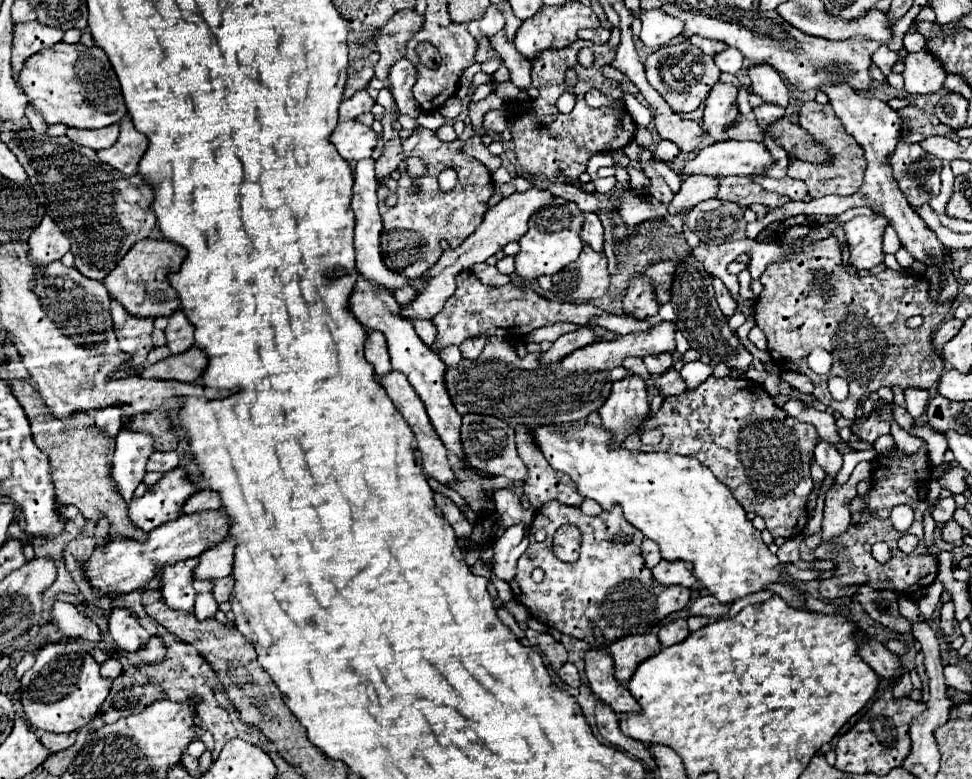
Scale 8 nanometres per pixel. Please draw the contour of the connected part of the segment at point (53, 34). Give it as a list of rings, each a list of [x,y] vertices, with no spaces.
[[[40,22],[20,24],[20,30],[14,30],[14,50],[12,50],[14,80],[18,80],[18,74],[24,66],[24,62],[32,54],[62,42],[62,36],[64,36],[64,30],[54,28],[54,26],[46,26],[46,24],[40,24]]]

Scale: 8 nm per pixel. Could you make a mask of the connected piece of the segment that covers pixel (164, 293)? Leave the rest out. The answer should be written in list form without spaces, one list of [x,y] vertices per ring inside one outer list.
[[[140,240],[134,244],[134,248],[122,258],[122,264],[106,276],[104,286],[108,288],[110,296],[114,300],[120,300],[120,304],[134,316],[170,316],[180,308],[180,298],[176,290],[168,282],[170,272],[178,272],[182,260],[186,258],[186,250],[180,244],[168,242],[168,240]]]

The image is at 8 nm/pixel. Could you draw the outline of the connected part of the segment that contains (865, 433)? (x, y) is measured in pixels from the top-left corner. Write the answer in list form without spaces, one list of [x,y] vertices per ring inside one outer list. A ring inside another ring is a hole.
[[[882,404],[878,412],[872,412],[868,420],[852,426],[852,434],[856,434],[862,442],[872,444],[876,438],[890,434],[890,420],[892,420],[892,406]]]

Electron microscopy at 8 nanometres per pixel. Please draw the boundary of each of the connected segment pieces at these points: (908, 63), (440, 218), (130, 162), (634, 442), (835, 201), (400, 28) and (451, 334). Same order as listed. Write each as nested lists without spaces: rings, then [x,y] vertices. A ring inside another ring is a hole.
[[[921,50],[904,56],[906,70],[902,72],[908,94],[928,94],[942,88],[946,72],[942,72],[940,61],[928,51]]]
[[[416,128],[408,140],[402,140],[404,156],[422,158],[428,166],[428,172],[422,178],[410,178],[406,172],[406,162],[402,162],[398,166],[398,204],[388,208],[382,202],[380,214],[384,228],[380,236],[380,250],[386,268],[400,272],[406,278],[420,278],[442,256],[442,242],[448,242],[452,248],[460,246],[482,224],[482,218],[488,210],[488,200],[492,196],[492,174],[482,162],[460,152],[460,146],[462,140],[446,144],[436,136],[436,132],[426,128]],[[446,168],[454,168],[460,174],[460,182],[450,192],[442,192],[438,186],[438,174]],[[412,186],[418,186],[416,196],[410,192]]]
[[[124,116],[120,120],[120,138],[114,146],[110,146],[108,150],[98,150],[98,156],[102,162],[110,164],[112,168],[120,170],[122,174],[138,174],[138,162],[144,156],[148,148],[148,138],[144,134],[140,134],[130,116]]]
[[[710,376],[702,382],[696,390],[686,390],[678,396],[664,398],[662,408],[650,420],[644,420],[636,432],[624,438],[624,446],[628,450],[662,450],[662,452],[678,452],[682,456],[694,456],[702,464],[706,464],[714,476],[726,484],[732,496],[742,504],[746,512],[754,512],[756,516],[764,518],[766,530],[776,538],[794,538],[804,532],[808,524],[808,510],[806,500],[814,490],[814,480],[810,478],[810,460],[818,440],[818,432],[812,424],[798,422],[796,418],[788,416],[782,408],[778,408],[772,396],[764,390],[762,384],[752,382],[748,378],[714,378]],[[642,430],[662,430],[664,438],[658,446],[644,446],[640,442]]]
[[[846,82],[840,84],[824,84],[822,92],[826,92],[826,96],[830,98],[830,104],[836,112],[836,116],[842,120],[846,132],[864,148],[864,156],[866,156],[866,174],[864,174],[864,184],[862,188],[852,194],[852,196],[826,196],[826,198],[818,198],[812,202],[788,202],[782,207],[771,209],[770,212],[762,219],[748,223],[746,226],[746,236],[755,239],[769,224],[779,221],[782,222],[787,218],[794,217],[798,214],[824,214],[824,216],[838,216],[842,212],[846,212],[848,208],[856,208],[856,206],[868,206],[874,212],[882,212],[892,228],[896,230],[902,246],[920,262],[926,262],[928,254],[936,256],[936,268],[942,268],[942,256],[944,256],[944,246],[942,242],[926,228],[926,224],[922,222],[922,218],[910,208],[908,200],[904,198],[904,194],[900,192],[896,178],[892,176],[892,168],[890,168],[890,156],[898,144],[898,132],[902,126],[900,114],[896,110],[892,110],[886,102],[878,100],[878,98],[870,98],[864,94],[854,92]]]
[[[400,10],[376,34],[374,42],[380,52],[380,60],[376,64],[376,78],[384,82],[384,88],[392,88],[388,82],[388,72],[398,60],[406,56],[406,44],[422,28],[422,24],[424,16],[416,10]]]
[[[470,270],[458,274],[458,288],[450,300],[446,300],[444,308],[440,310],[438,316],[432,320],[438,328],[438,340],[432,346],[434,350],[440,350],[442,346],[450,344],[460,344],[468,338],[478,338],[478,336],[504,336],[508,340],[514,340],[518,336],[530,334],[536,328],[542,326],[552,326],[558,322],[572,322],[576,326],[602,326],[608,328],[616,334],[632,334],[632,332],[642,332],[652,328],[654,324],[660,322],[660,316],[652,316],[648,320],[638,320],[636,316],[614,316],[608,314],[592,304],[568,304],[568,302],[556,302],[556,300],[546,300],[538,296],[534,290],[520,290],[512,284],[506,284],[502,288],[492,288],[482,284]]]

